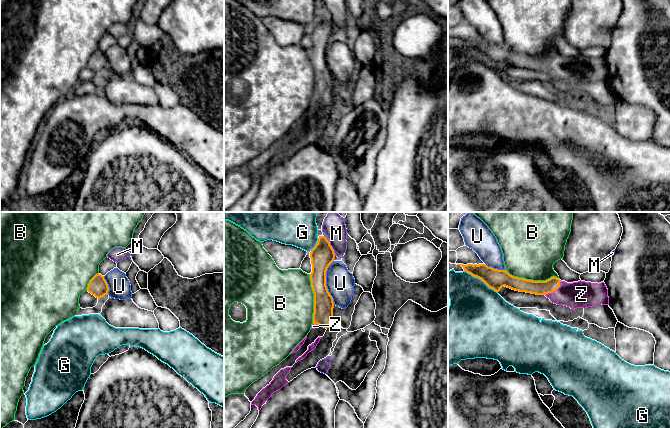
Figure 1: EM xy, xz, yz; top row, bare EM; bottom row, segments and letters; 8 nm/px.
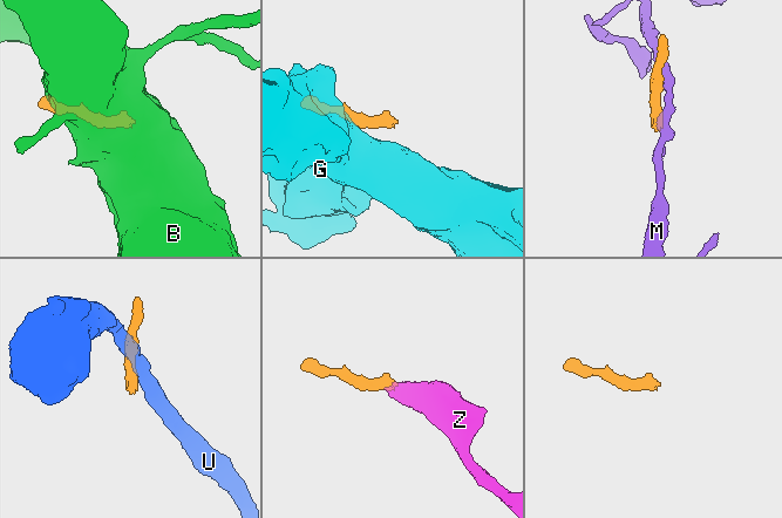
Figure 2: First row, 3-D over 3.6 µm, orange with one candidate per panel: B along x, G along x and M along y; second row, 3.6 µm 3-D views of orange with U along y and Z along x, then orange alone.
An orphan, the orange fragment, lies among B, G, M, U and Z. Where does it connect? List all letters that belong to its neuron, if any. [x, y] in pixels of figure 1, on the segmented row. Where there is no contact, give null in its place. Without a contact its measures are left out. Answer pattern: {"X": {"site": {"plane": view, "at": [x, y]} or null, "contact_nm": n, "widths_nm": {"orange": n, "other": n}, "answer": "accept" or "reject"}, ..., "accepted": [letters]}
{"B": {"site": {"plane": "yz", "at": [532, 280]}, "contact_nm": 440, "widths_nm": {"orange": 140, "other": 440}, "answer": "reject"}, "G": {"site": {"plane": "yz", "at": [481, 279]}, "contact_nm": 320, "widths_nm": {"orange": 160, "other": 420}, "answer": "reject"}, "M": {"site": {"plane": "xz", "at": [330, 245]}, "contact_nm": 190, "widths_nm": {"orange": 190, "other": 190}, "answer": "reject"}, "U": {"site": {"plane": "xz", "at": [325, 282]}, "contact_nm": 360, "widths_nm": {"orange": 190, "other": 220}, "answer": "reject"}, "Z": {"site": {"plane": "yz", "at": [554, 290]}, "contact_nm": 180, "widths_nm": {"orange": 110, "other": 220}, "answer": "accept"}, "accepted": ["Z"]}

